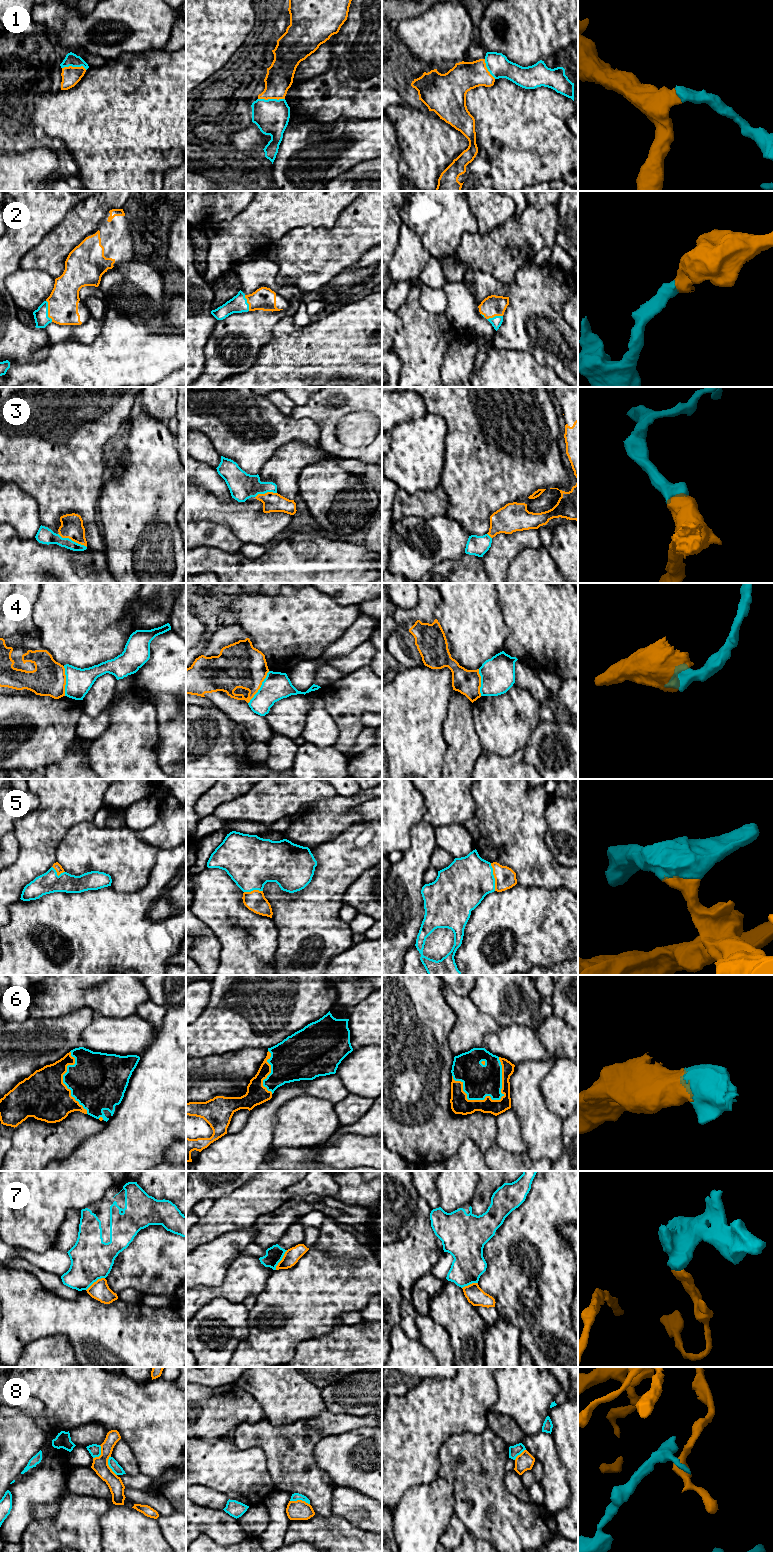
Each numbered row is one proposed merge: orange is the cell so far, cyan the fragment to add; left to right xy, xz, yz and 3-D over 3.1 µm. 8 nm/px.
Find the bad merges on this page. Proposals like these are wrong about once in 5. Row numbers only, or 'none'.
4, 7, 8

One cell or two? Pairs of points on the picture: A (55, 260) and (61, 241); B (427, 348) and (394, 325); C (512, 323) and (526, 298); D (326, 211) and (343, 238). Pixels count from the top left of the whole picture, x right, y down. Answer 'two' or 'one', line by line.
A: one
B: two
C: one
D: two

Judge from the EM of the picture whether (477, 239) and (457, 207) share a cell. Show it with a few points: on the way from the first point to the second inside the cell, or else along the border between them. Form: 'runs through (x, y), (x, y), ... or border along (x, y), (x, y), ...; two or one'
border along (477, 231), (464, 233), (456, 249); two

